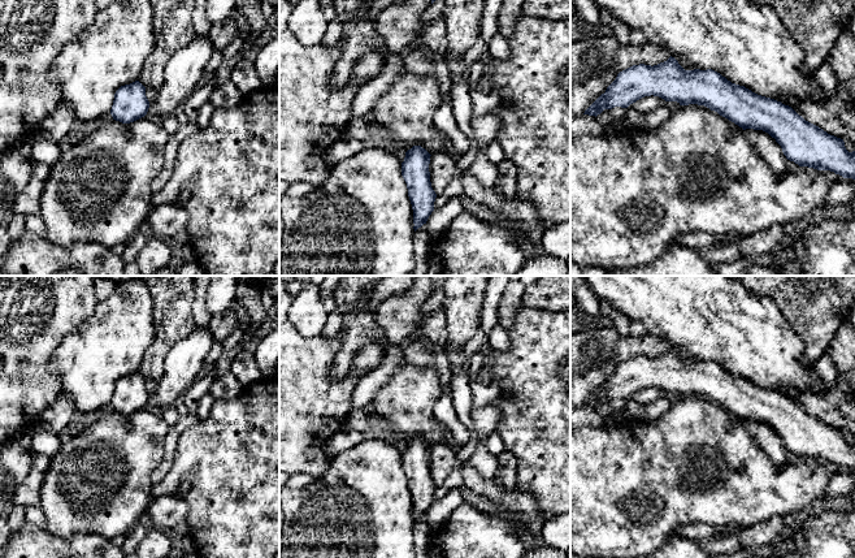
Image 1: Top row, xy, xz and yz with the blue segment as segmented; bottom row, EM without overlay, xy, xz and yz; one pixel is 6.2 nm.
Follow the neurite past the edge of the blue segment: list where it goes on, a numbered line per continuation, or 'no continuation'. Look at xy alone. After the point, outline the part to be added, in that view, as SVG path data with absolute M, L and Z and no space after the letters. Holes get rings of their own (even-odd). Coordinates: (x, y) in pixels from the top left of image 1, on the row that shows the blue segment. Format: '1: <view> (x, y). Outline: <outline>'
no continuation

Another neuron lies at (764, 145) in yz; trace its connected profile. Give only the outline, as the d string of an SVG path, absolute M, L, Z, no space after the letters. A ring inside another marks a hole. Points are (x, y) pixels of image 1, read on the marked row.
M746 129L745 135L751 147L763 157L774 173L785 176L789 172L787 159L774 138L763 130L754 129Z

